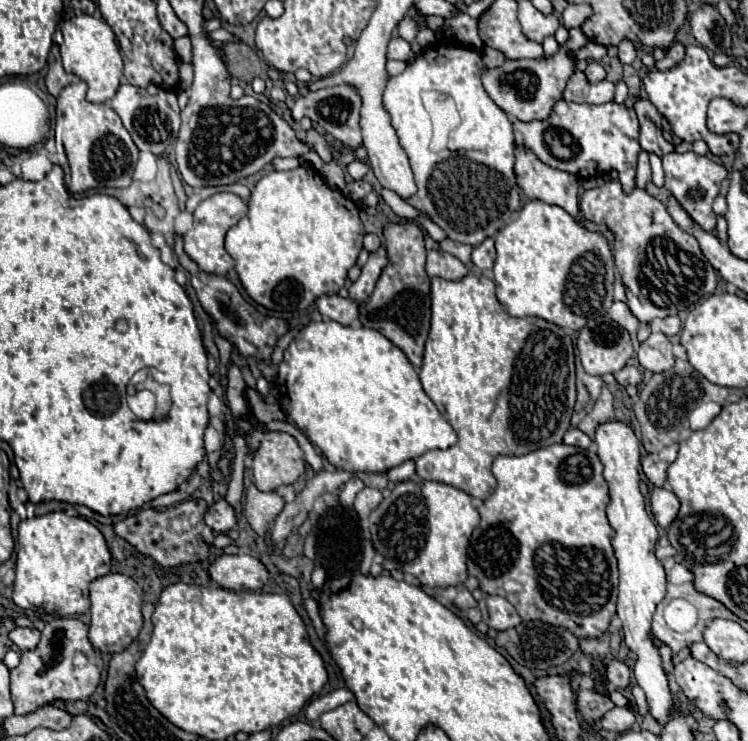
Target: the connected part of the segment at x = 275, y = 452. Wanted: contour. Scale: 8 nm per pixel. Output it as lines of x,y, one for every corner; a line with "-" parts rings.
264,432
252,458
252,482
258,490
276,490
294,484
304,466
304,454
290,434

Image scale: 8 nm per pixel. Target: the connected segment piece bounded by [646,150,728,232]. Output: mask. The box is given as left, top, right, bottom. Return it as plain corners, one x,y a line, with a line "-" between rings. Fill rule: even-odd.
672,152
662,156
662,164
664,164
664,174
666,174
666,182
662,188
654,186
652,182
646,184
646,192
650,196
654,196
660,202
666,202
670,196
676,198
676,202
686,210
686,214
706,232
712,232
716,228
716,214
712,212
712,202
720,192
720,182
728,176
726,168
718,162
714,162
708,156
700,156
696,152

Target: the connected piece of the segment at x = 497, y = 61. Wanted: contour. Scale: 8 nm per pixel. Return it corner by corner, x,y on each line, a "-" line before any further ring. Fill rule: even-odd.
484,48
482,50
482,58
484,58
484,64
486,64
486,68
498,68
498,66
502,66
504,64
504,56
502,56
502,52
498,52
498,50
494,50
494,48

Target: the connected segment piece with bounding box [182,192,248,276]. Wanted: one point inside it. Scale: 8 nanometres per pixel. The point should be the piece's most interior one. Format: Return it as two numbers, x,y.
204,242

